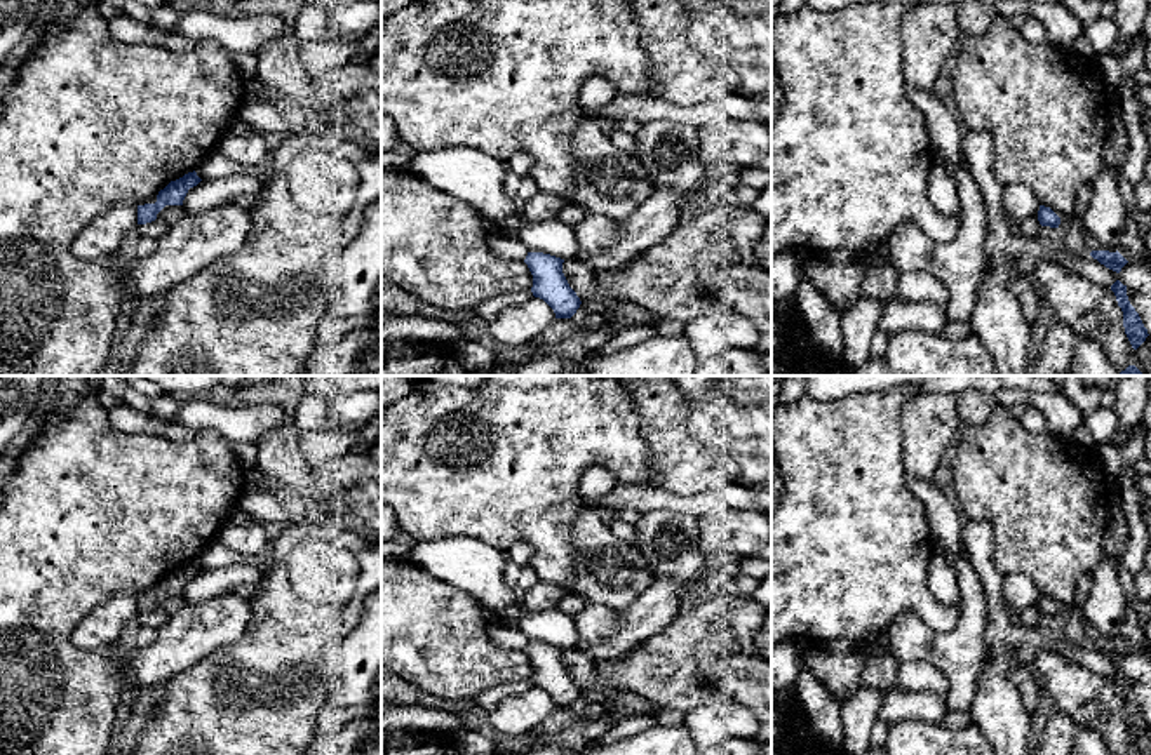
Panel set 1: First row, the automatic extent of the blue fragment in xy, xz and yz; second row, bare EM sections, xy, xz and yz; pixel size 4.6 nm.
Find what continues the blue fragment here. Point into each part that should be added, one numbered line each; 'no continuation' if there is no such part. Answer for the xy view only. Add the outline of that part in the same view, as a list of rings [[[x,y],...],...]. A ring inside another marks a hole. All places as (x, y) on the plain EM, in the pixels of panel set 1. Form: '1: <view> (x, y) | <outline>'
no continuation

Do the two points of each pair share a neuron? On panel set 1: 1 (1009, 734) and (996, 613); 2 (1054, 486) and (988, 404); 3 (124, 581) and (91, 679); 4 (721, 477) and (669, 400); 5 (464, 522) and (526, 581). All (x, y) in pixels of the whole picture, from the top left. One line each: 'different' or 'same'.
1: same
2: different
3: same
4: same
5: different

